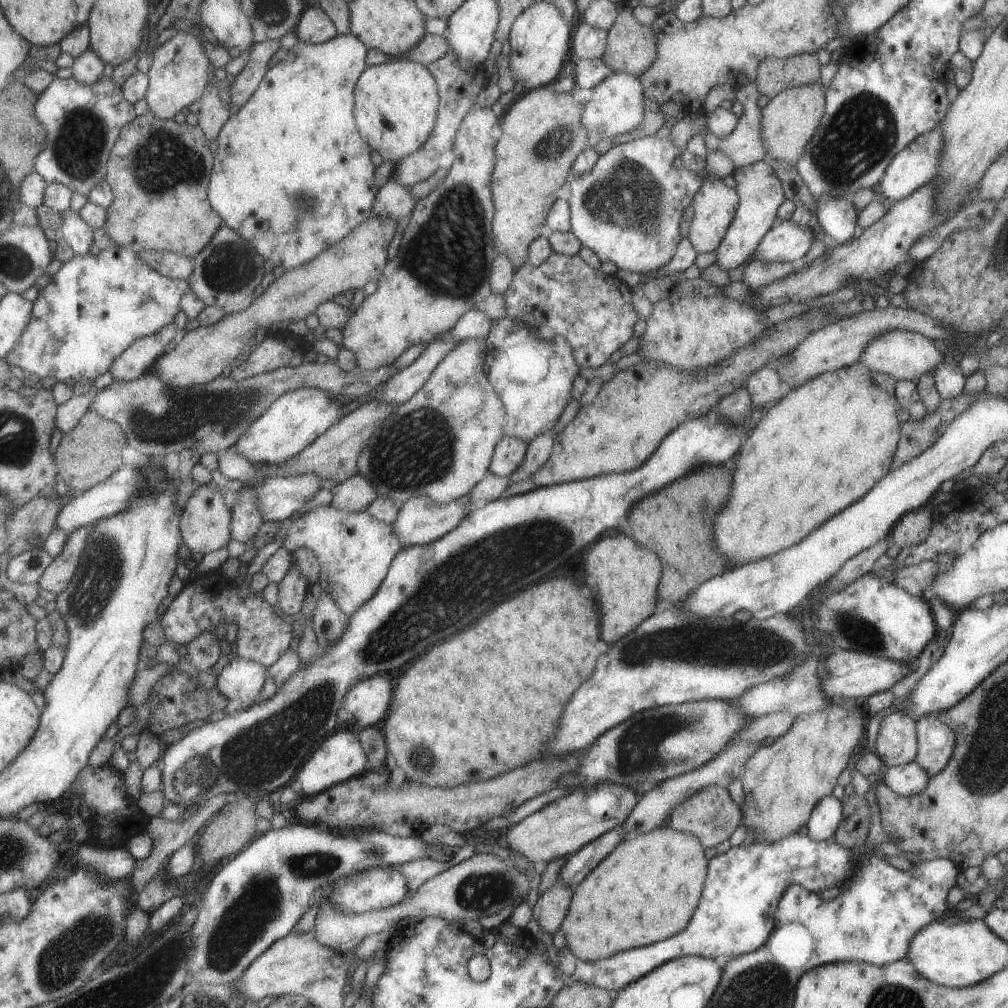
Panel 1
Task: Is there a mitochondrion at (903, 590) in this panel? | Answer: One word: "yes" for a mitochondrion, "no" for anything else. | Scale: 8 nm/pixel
no

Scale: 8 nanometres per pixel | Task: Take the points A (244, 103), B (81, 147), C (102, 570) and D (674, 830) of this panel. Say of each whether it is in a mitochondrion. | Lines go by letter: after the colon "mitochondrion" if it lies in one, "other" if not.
A: other
B: mitochondrion
C: mitochondrion
D: other

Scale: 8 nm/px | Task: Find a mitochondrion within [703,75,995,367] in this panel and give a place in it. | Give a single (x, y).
(862, 132)

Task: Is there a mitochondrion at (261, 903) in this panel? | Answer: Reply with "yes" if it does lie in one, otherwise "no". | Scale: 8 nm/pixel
yes

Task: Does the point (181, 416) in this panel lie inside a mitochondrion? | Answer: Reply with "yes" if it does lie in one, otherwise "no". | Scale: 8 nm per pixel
yes

